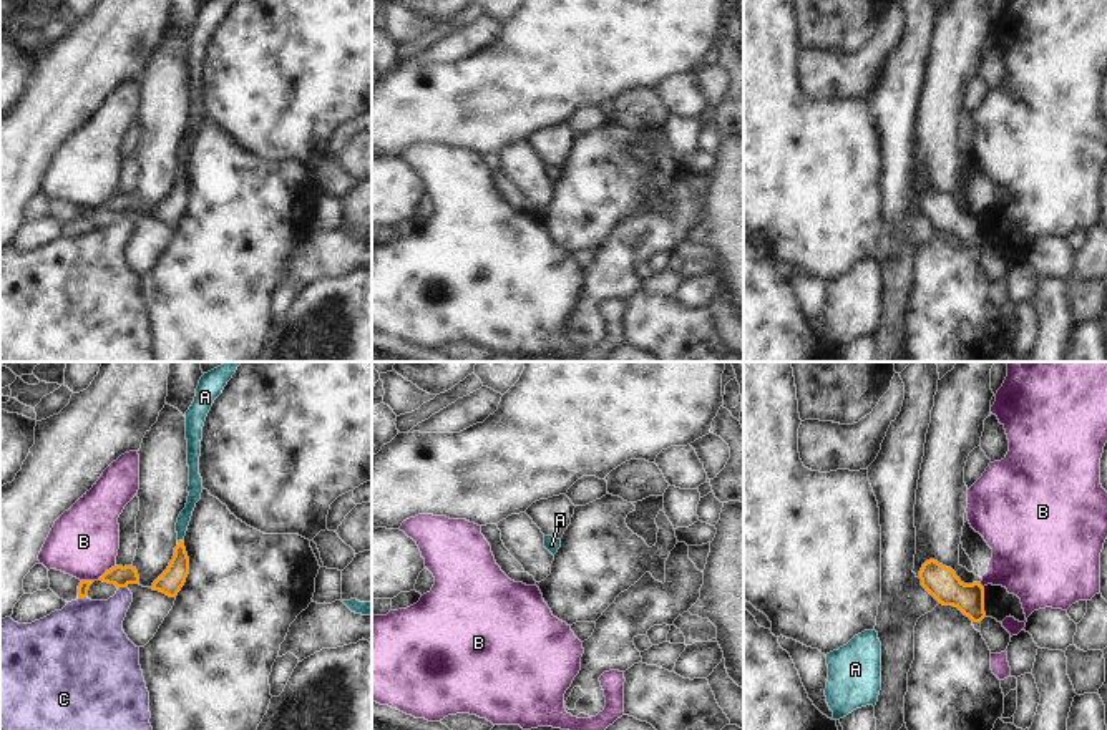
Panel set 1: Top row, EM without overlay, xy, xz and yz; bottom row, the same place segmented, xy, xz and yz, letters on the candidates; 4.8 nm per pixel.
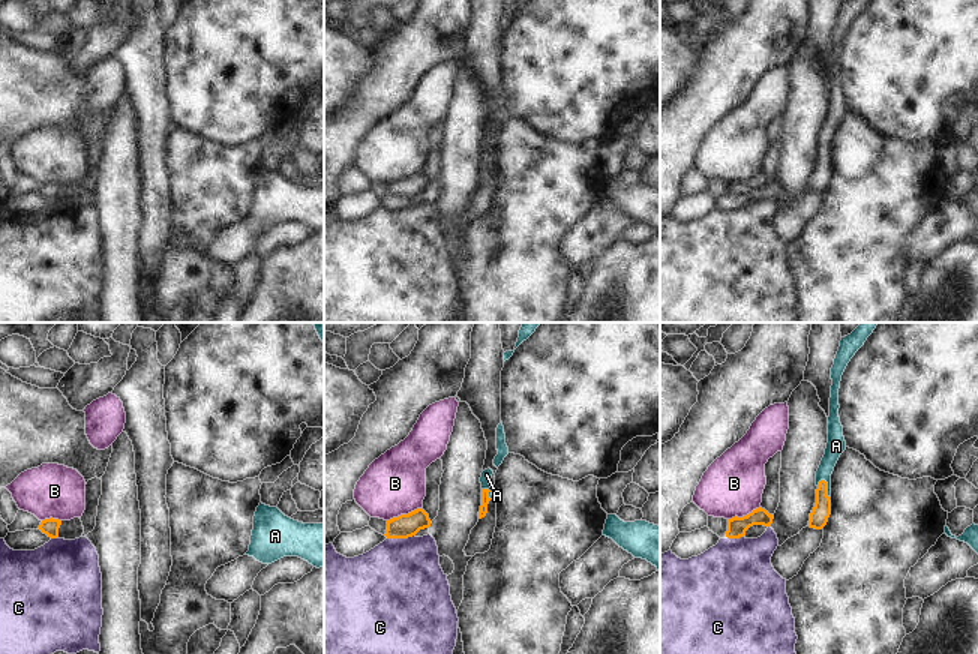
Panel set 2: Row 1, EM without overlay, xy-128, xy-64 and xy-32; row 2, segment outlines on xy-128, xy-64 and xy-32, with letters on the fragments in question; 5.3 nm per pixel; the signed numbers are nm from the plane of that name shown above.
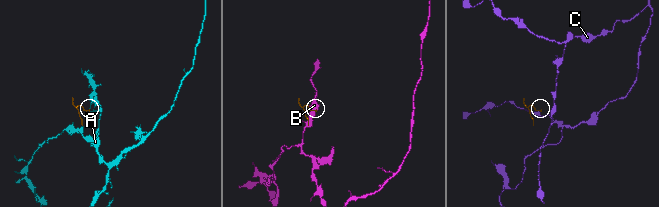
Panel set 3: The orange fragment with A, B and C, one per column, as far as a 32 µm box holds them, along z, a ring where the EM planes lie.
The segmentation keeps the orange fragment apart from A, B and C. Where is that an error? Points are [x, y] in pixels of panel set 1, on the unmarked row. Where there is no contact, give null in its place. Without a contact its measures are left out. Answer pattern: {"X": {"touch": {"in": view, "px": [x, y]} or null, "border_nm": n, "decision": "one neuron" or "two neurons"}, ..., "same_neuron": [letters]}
{"A": {"touch": {"in": "xy", "px": [181, 170]}, "border_nm": 30, "decision": "one neuron"}, "B": {"touch": {"in": "xy", "px": [107, 199]}, "border_nm": 120, "decision": "two neurons"}, "C": {"touch": {"in": "xy", "px": [121, 214]}, "border_nm": 40, "decision": "two neurons"}, "same_neuron": ["A"]}

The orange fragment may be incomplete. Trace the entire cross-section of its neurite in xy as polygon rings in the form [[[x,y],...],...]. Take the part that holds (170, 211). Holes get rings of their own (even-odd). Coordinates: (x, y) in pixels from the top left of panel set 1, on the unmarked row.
[[[207,0],[201,5],[196,17],[196,25],[189,38],[186,40],[186,68],[188,68],[188,95],[189,95],[189,114],[188,131],[181,139],[176,161],[178,174],[168,197],[153,211],[151,217],[159,219],[169,226],[176,226],[186,211],[189,202],[189,186],[184,176],[184,164],[202,121],[202,106],[199,103],[199,85],[202,55],[214,28],[222,22],[227,10],[236,0]]]

